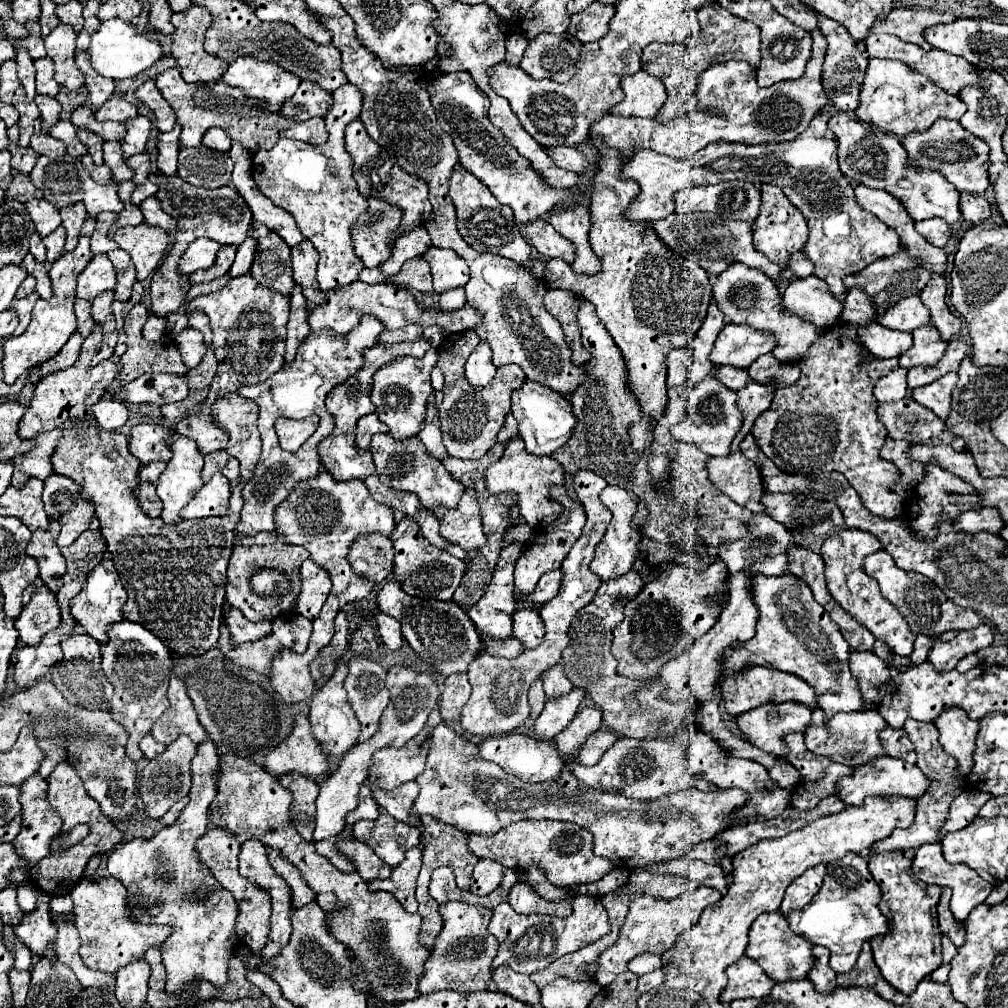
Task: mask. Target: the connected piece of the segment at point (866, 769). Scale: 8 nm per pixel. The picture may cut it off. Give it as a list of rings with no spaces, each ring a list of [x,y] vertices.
[[[883,756],[883,758],[873,758],[863,766],[855,766],[851,776],[845,776],[837,782],[837,794],[841,800],[845,800],[851,806],[863,804],[867,796],[905,796],[905,798],[919,800],[923,792],[927,792],[929,784],[931,780],[923,776],[923,772],[915,764],[895,760],[891,756]]]

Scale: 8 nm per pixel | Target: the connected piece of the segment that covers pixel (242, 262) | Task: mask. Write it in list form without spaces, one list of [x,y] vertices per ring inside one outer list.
[[[249,236],[237,250],[237,256],[235,256],[235,262],[229,270],[229,276],[235,278],[235,276],[243,276],[249,272],[251,264],[253,264],[253,258],[255,258],[255,248],[257,248],[257,240],[253,236]]]

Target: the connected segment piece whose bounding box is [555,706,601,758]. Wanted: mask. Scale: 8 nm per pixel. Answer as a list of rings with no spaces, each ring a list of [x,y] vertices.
[[[581,706],[573,722],[559,736],[555,736],[555,746],[561,752],[561,756],[575,758],[583,748],[585,740],[599,728],[601,728],[601,712],[595,710],[593,706]]]

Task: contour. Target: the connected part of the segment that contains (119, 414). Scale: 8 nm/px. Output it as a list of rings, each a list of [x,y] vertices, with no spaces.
[[[103,396],[95,406],[93,406],[95,420],[101,428],[105,430],[117,430],[127,422],[127,404],[115,396]]]

